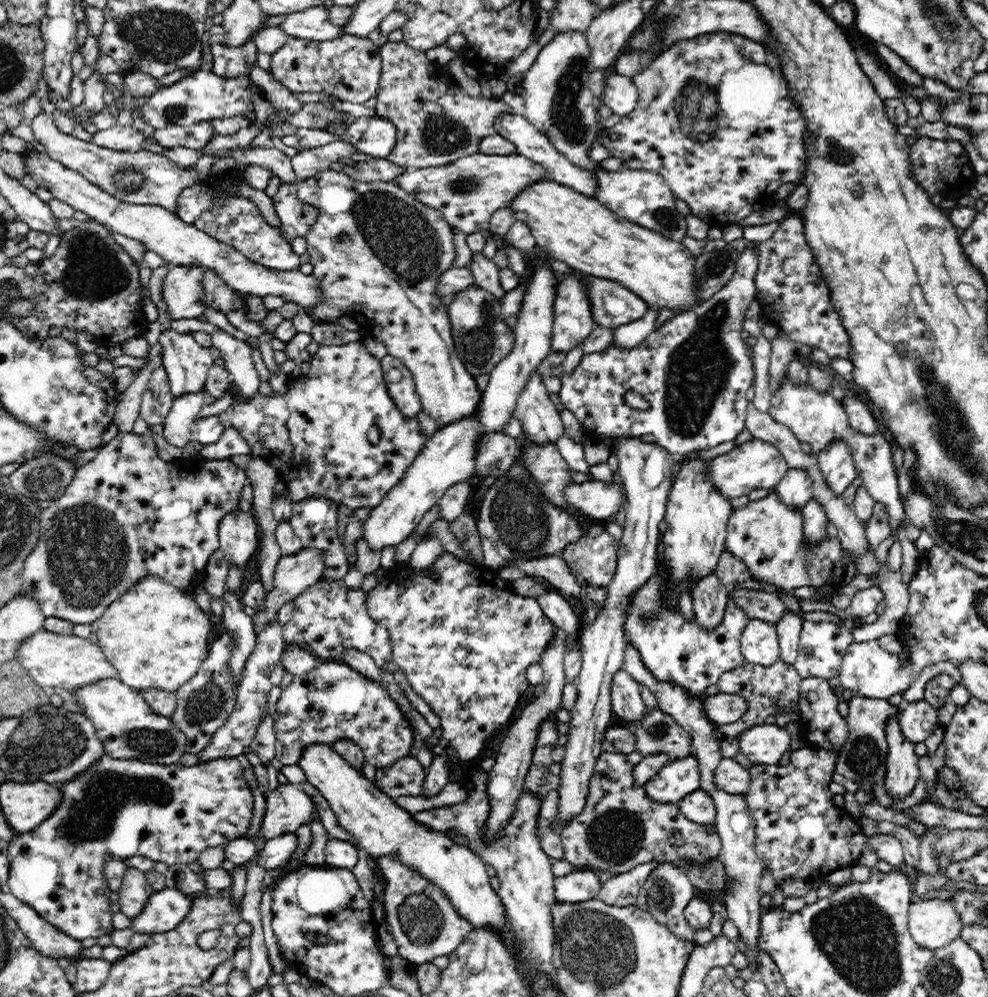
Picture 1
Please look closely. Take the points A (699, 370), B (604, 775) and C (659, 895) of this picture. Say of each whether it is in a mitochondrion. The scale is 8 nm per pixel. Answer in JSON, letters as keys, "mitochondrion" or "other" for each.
{"A":"mitochondrion","B":"other","C":"mitochondrion"}

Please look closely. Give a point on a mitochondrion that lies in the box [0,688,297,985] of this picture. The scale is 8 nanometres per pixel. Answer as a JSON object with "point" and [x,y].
{"point":[48,742]}

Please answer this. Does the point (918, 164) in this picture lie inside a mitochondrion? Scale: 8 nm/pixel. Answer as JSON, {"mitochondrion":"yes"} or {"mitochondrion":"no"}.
{"mitochondrion":"no"}

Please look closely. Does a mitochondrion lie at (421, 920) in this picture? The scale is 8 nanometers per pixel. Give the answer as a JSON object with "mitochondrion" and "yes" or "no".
{"mitochondrion":"yes"}

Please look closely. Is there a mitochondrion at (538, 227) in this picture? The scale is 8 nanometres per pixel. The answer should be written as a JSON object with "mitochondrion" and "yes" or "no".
{"mitochondrion":"no"}

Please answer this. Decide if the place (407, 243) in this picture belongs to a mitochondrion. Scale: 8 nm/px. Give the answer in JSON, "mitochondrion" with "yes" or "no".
{"mitochondrion":"yes"}

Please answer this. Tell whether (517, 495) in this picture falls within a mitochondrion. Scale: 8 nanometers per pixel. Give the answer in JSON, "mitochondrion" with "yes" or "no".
{"mitochondrion":"yes"}

